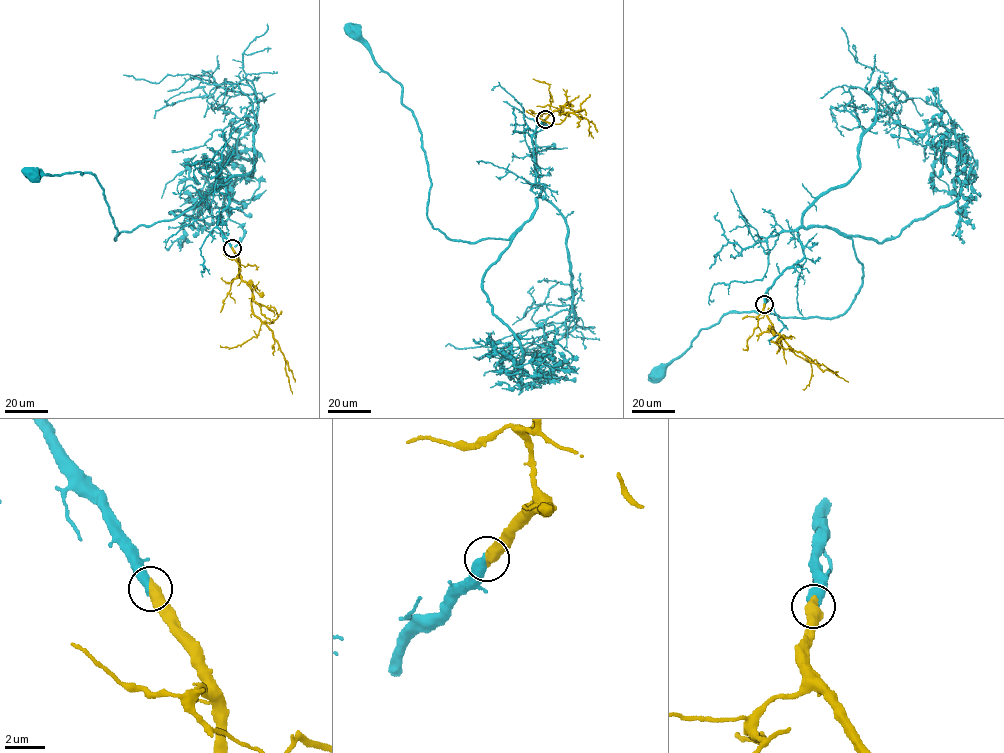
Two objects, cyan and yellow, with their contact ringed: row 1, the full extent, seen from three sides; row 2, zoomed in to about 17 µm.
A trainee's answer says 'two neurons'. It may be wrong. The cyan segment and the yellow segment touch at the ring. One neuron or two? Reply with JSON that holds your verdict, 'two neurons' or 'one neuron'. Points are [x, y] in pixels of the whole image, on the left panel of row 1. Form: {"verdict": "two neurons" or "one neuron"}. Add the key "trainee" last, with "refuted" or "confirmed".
{"verdict": "one neuron", "trainee": "refuted"}

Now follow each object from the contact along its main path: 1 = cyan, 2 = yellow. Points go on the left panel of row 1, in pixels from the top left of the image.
1: (231, 248), (217, 226), (228, 204), (225, 185), (173, 219), (115, 239), (117, 228), (93, 174), (32, 174)
2: (232, 248), (239, 262), (241, 279), (251, 290), (254, 314), (272, 332), (283, 353), (292, 393)

